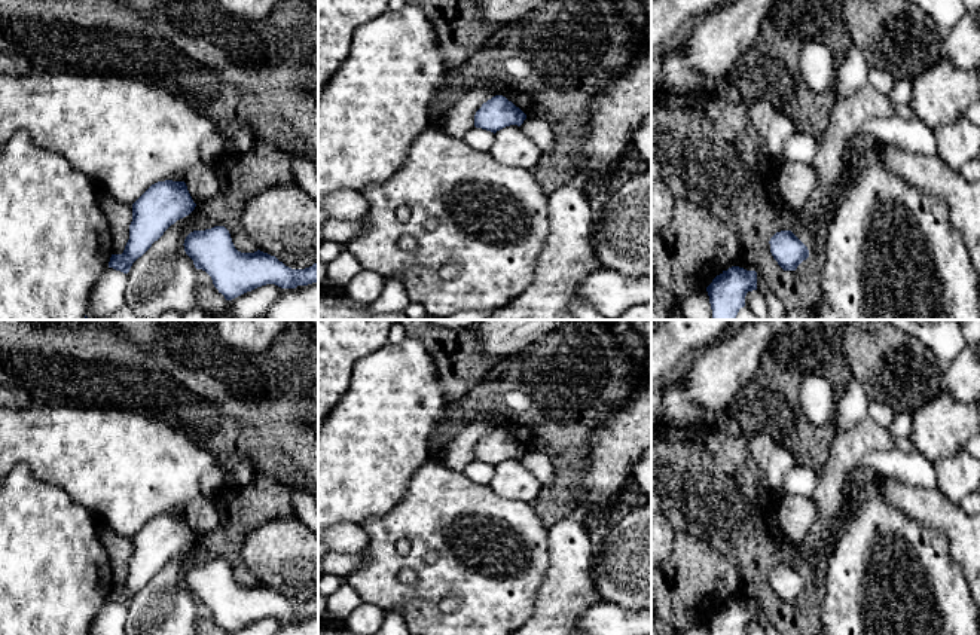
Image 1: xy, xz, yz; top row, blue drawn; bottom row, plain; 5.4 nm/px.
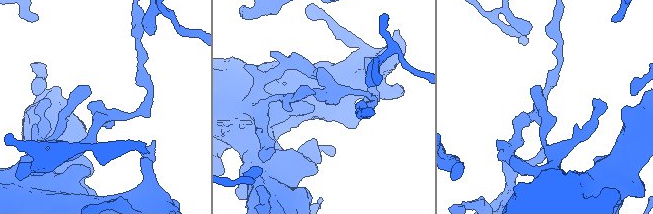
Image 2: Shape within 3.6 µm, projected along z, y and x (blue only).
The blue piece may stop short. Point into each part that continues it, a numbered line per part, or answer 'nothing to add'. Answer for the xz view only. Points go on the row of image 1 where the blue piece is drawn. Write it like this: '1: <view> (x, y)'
nothing to add

